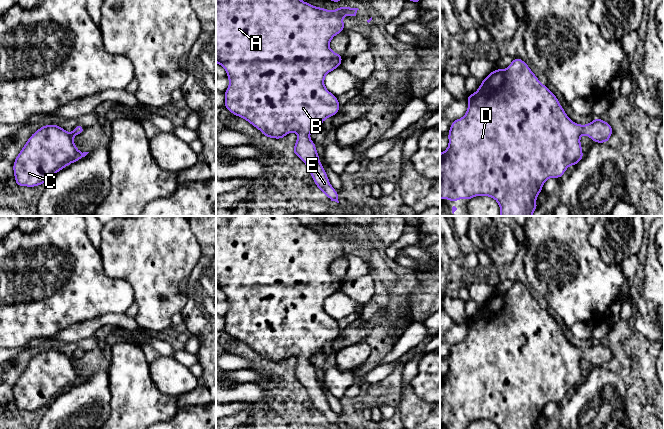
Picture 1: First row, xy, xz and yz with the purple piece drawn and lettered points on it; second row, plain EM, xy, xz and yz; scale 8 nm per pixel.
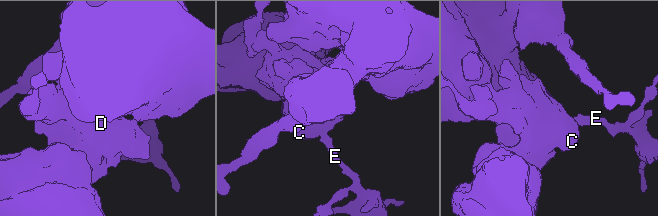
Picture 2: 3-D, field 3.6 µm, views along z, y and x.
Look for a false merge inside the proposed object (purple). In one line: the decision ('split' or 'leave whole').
leave whole

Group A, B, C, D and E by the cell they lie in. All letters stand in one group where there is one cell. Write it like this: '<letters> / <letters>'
A B C D E

